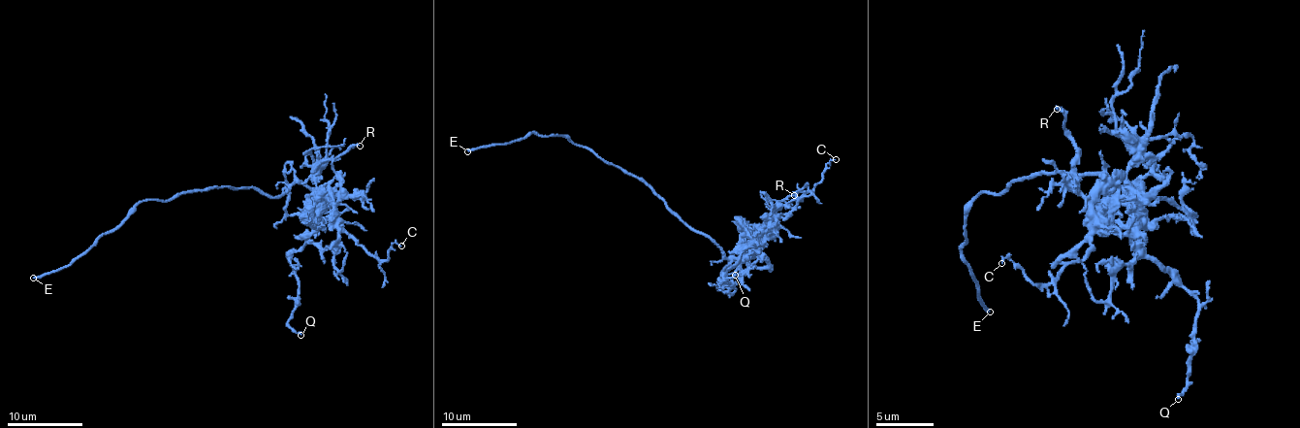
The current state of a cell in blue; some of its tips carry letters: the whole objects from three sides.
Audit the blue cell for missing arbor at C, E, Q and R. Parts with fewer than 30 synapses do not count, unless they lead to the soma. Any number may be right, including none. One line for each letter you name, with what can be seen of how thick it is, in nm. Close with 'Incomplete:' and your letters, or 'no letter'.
E: 240 nm
Incomplete: E

